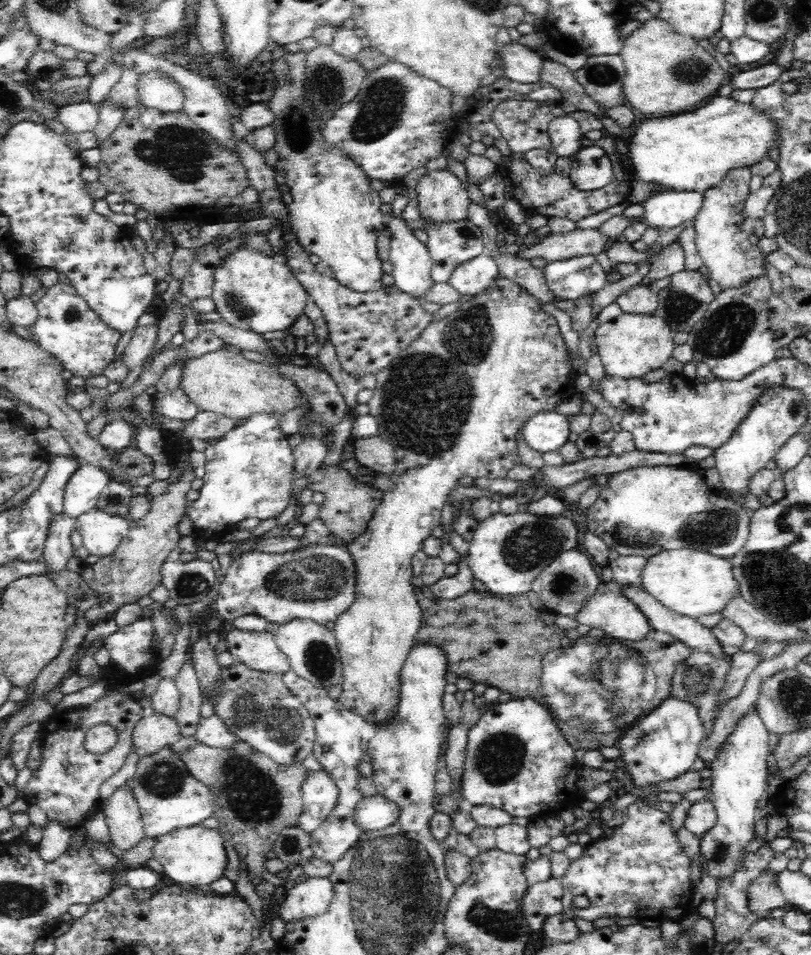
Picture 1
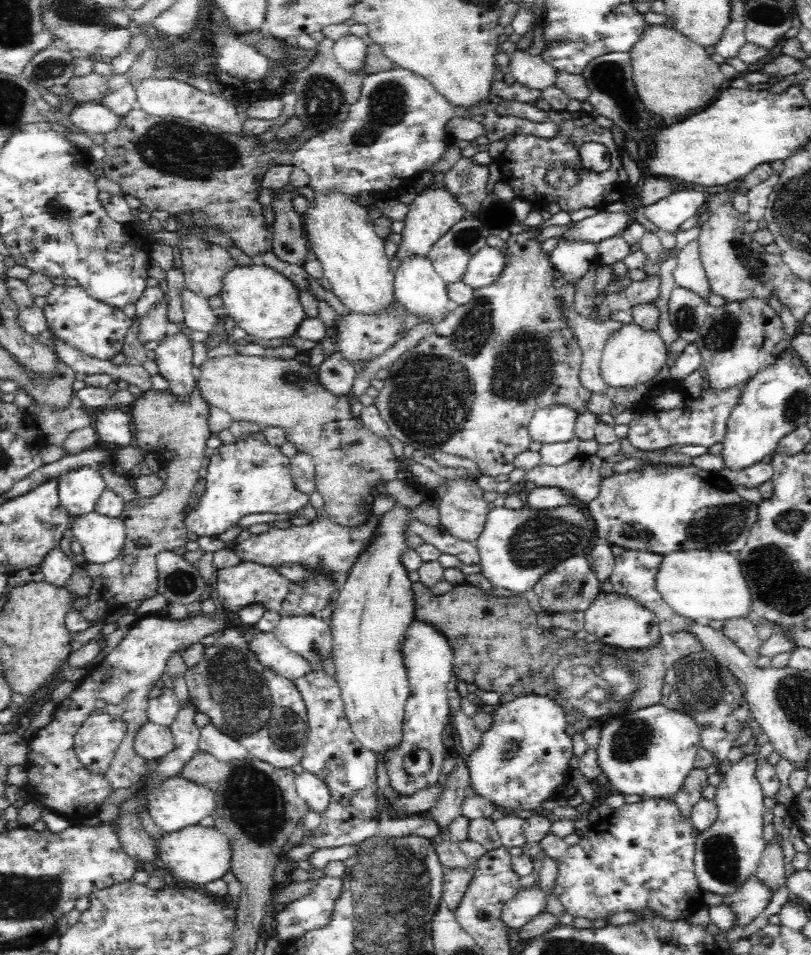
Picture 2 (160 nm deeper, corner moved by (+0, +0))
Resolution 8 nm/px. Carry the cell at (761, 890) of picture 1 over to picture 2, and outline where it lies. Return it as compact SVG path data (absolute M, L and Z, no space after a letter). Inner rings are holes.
M775 840L768 842L763 851L755 877L775 893L786 883L784 852Z

